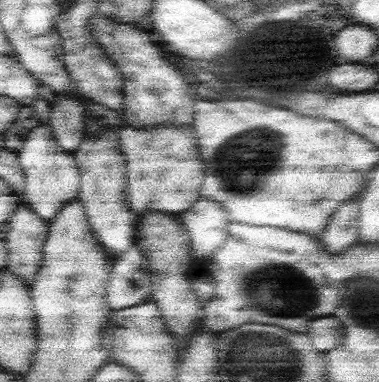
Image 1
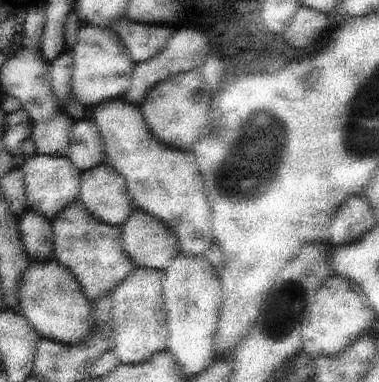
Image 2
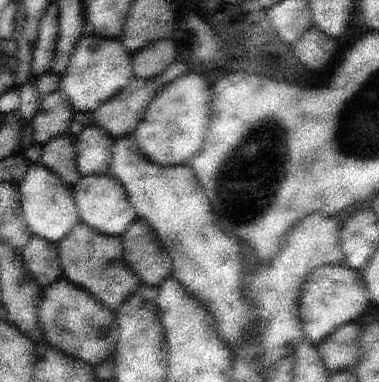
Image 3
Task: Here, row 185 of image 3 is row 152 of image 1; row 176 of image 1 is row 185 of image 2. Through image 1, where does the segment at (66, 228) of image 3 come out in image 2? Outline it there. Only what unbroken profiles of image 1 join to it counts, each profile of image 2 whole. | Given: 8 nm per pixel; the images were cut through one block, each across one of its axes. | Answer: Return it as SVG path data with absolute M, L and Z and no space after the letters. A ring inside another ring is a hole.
M35 154L21 168L25 170L25 178L27 178L25 188L27 188L29 210L45 216L47 220L55 222L59 218L59 214L63 214L75 202L81 200L83 172L67 156L41 156L41 154Z

